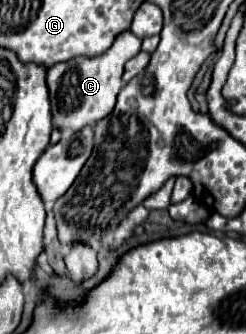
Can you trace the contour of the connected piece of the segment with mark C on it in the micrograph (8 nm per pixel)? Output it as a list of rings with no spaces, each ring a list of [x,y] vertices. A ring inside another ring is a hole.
[[[130,30],[116,36],[112,46],[100,56],[76,56],[66,62],[56,62],[48,70],[50,102],[52,102],[52,124],[60,130],[80,130],[86,124],[102,120],[112,112],[116,96],[122,88],[124,64],[140,52],[142,40]]]

